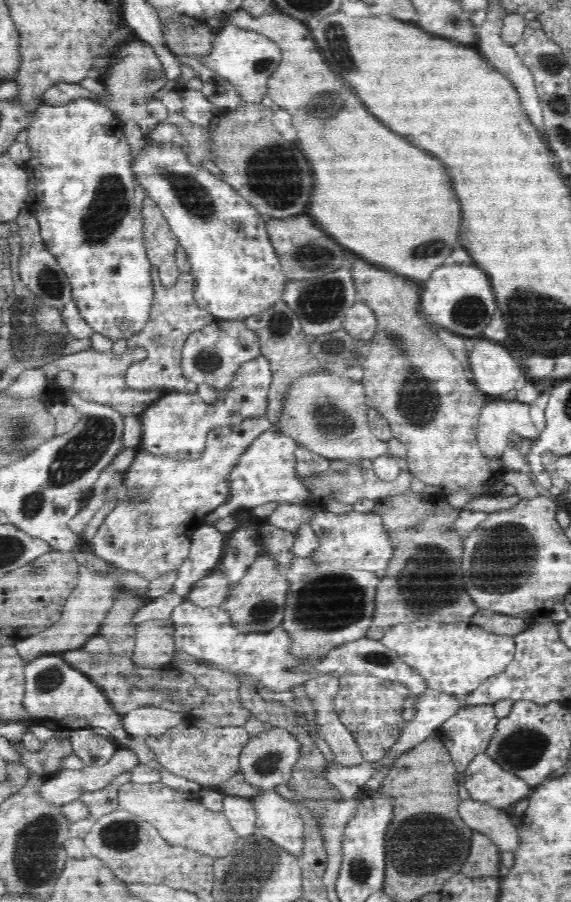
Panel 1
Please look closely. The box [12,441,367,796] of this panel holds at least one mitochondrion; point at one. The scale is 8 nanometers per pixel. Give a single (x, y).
(49, 679)

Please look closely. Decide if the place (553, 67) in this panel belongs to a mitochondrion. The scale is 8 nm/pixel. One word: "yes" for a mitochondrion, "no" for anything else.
yes

